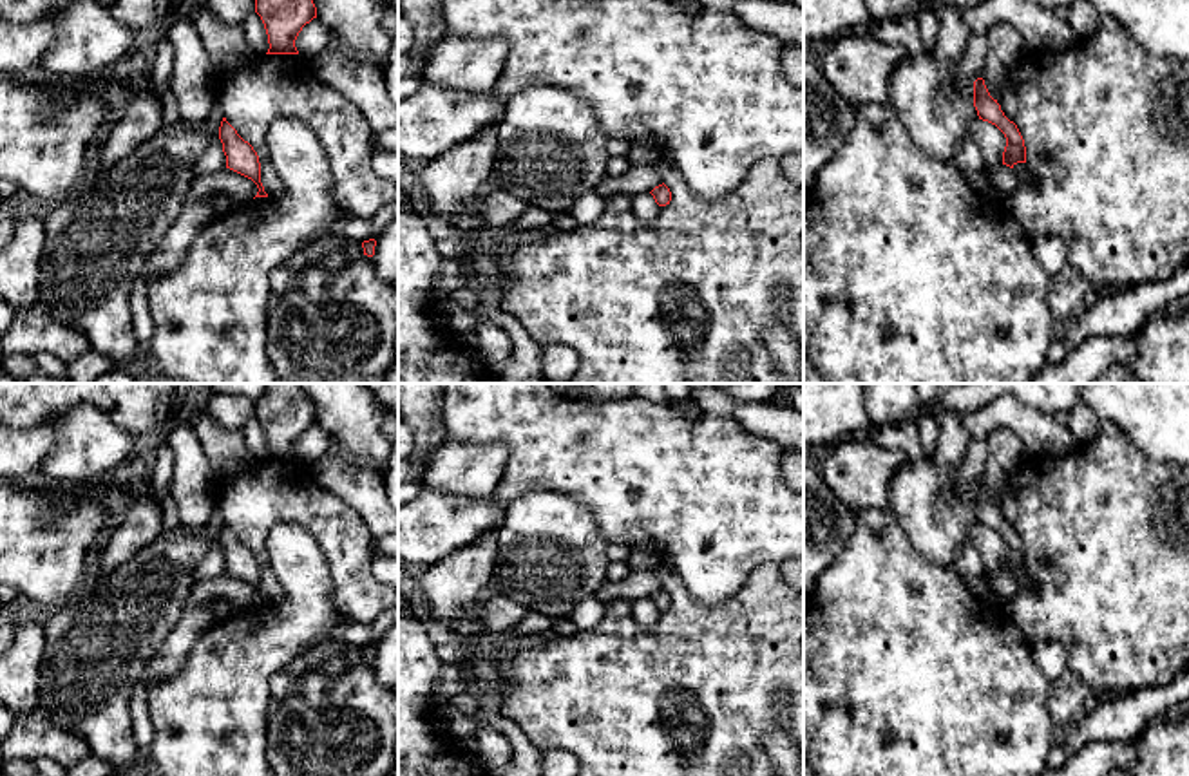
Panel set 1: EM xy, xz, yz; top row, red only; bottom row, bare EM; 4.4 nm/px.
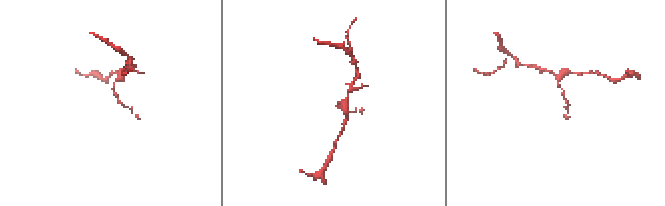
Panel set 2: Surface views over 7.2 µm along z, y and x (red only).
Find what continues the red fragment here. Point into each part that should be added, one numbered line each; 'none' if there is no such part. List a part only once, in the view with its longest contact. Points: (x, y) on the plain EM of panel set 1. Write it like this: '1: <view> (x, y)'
none

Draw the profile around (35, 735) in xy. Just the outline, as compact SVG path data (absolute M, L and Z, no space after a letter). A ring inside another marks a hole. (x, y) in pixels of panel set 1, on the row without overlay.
M40 709L16 716L11 733L0 742L2 762L49 758L69 769L89 754L90 747L76 731L62 727Z

